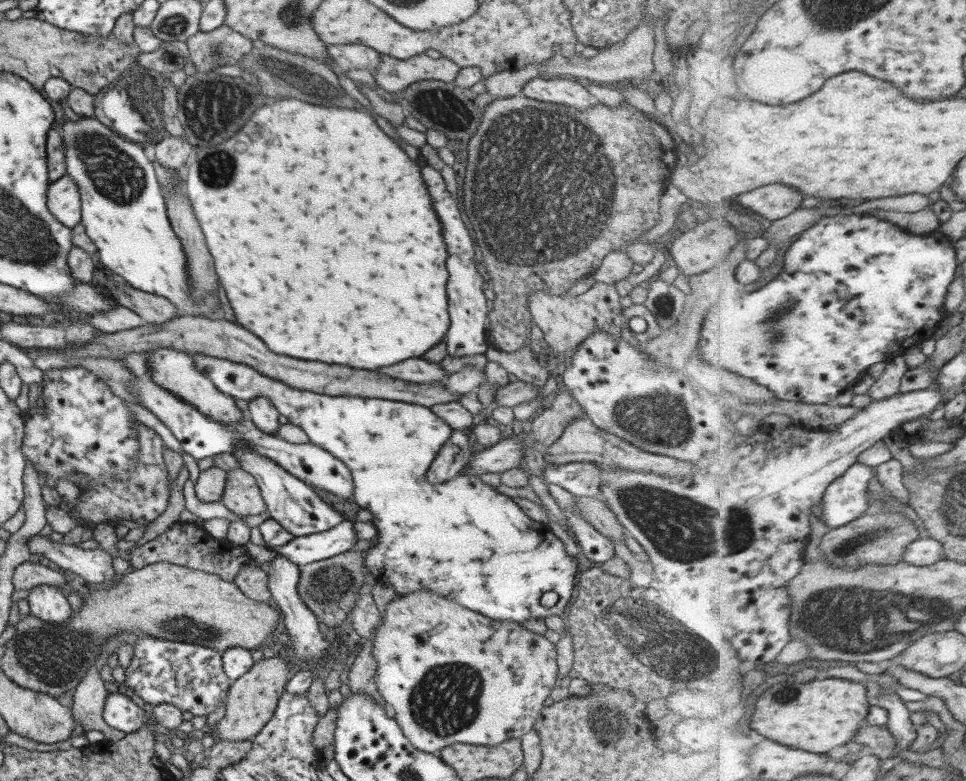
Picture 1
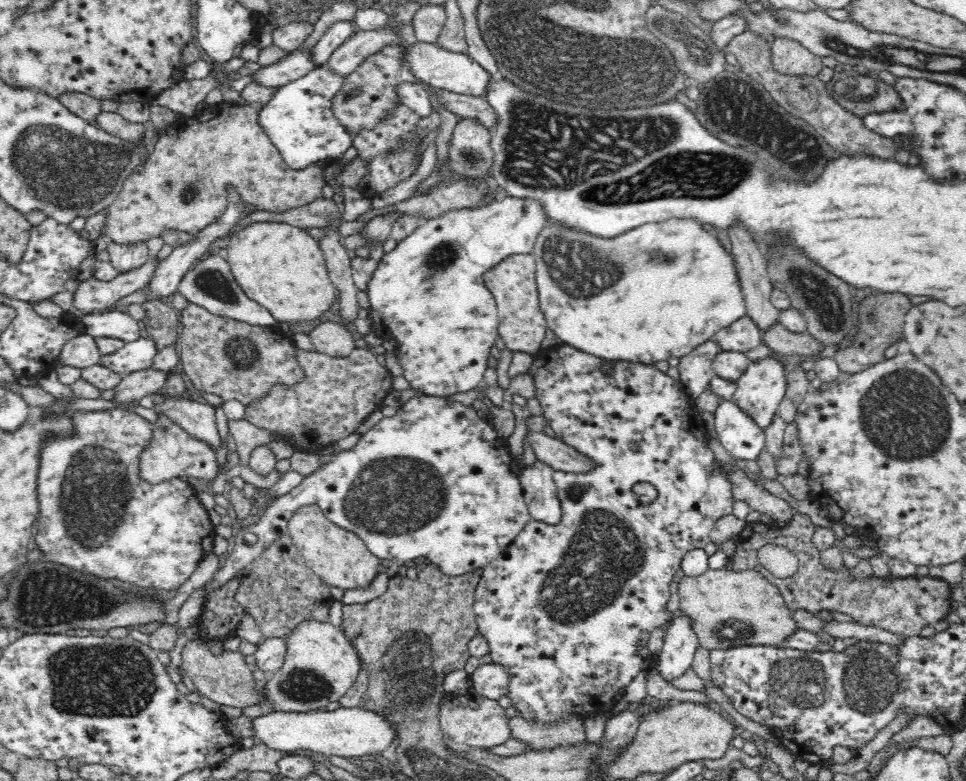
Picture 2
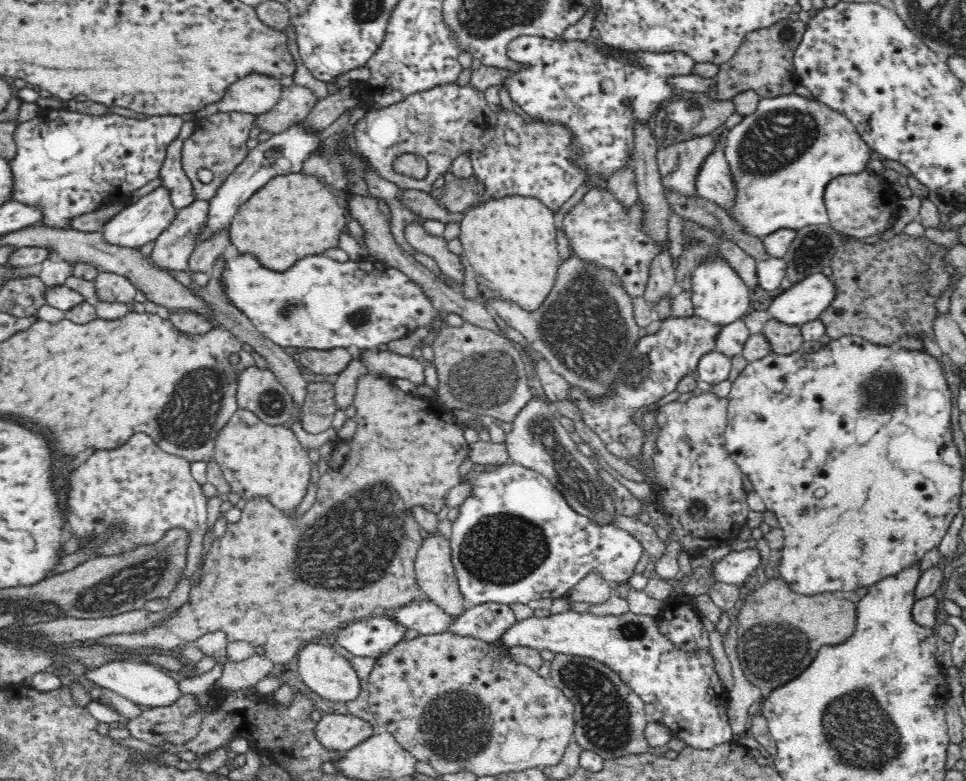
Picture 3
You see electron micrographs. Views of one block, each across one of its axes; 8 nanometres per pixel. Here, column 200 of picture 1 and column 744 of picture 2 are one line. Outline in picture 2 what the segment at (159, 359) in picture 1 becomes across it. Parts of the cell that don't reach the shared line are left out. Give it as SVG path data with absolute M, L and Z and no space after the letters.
M768 357L751 362L737 380L733 401L766 432L785 397L787 382L784 366Z

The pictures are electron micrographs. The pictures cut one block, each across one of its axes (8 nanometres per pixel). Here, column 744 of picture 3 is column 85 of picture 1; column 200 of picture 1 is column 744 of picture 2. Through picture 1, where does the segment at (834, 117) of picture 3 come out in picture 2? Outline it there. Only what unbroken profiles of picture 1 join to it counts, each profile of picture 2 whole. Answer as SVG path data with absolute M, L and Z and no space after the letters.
M670 220L670 222L662 222L662 224L646 224L646 226L640 226L638 230L632 230L630 234L618 236L616 240L594 238L588 234L572 232L572 229L548 224L539 232L531 254L536 263L535 281L539 305L542 308L541 311L544 312L543 316L547 327L556 334L562 344L572 346L578 351L606 361L624 361L655 366L657 362L662 362L662 360L668 361L669 358L680 358L690 354L697 346L714 340L713 336L719 330L734 324L740 318L747 317L747 306L744 302L744 296L740 292L740 282L738 282L738 274L736 274L732 256L722 248L720 242L716 242L714 234L704 230L696 220Z

